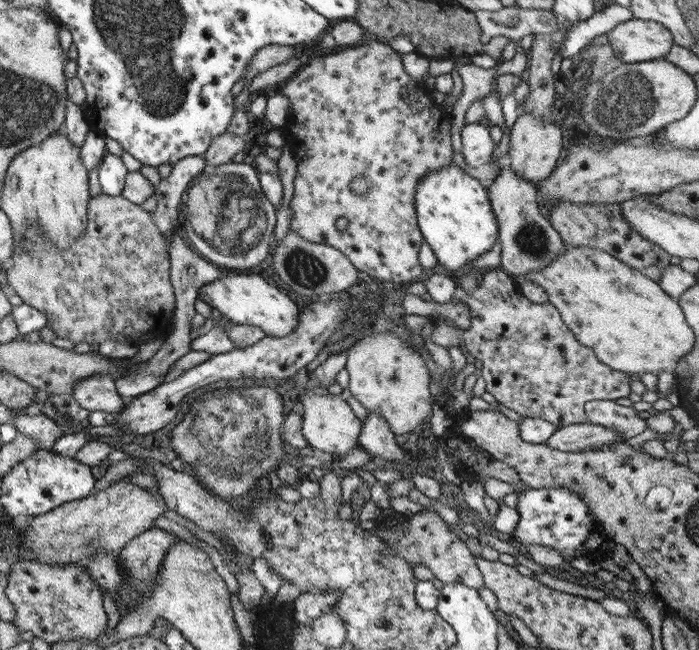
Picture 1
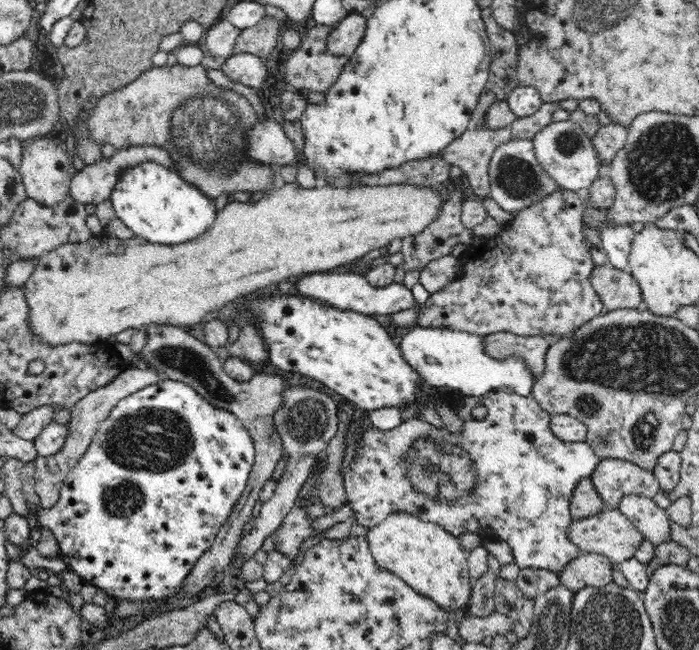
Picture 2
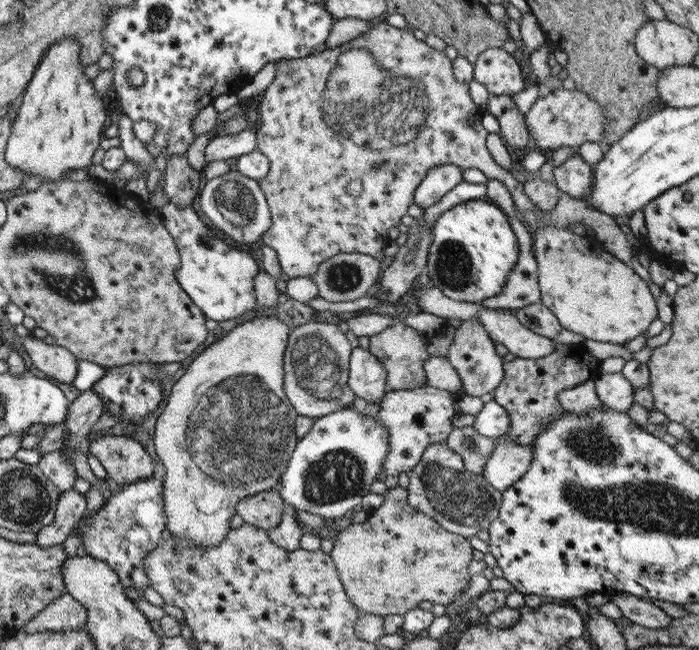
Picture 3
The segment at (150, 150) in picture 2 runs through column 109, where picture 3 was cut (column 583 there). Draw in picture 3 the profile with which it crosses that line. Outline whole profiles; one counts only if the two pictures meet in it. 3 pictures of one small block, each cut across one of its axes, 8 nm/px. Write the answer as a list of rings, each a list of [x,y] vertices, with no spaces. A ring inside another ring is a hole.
[[[575,152],[565,162],[553,167],[551,173],[553,173],[552,178],[559,191],[581,199],[589,194],[589,188],[593,186],[593,183],[591,183],[591,170],[593,170],[593,165],[585,162]]]

